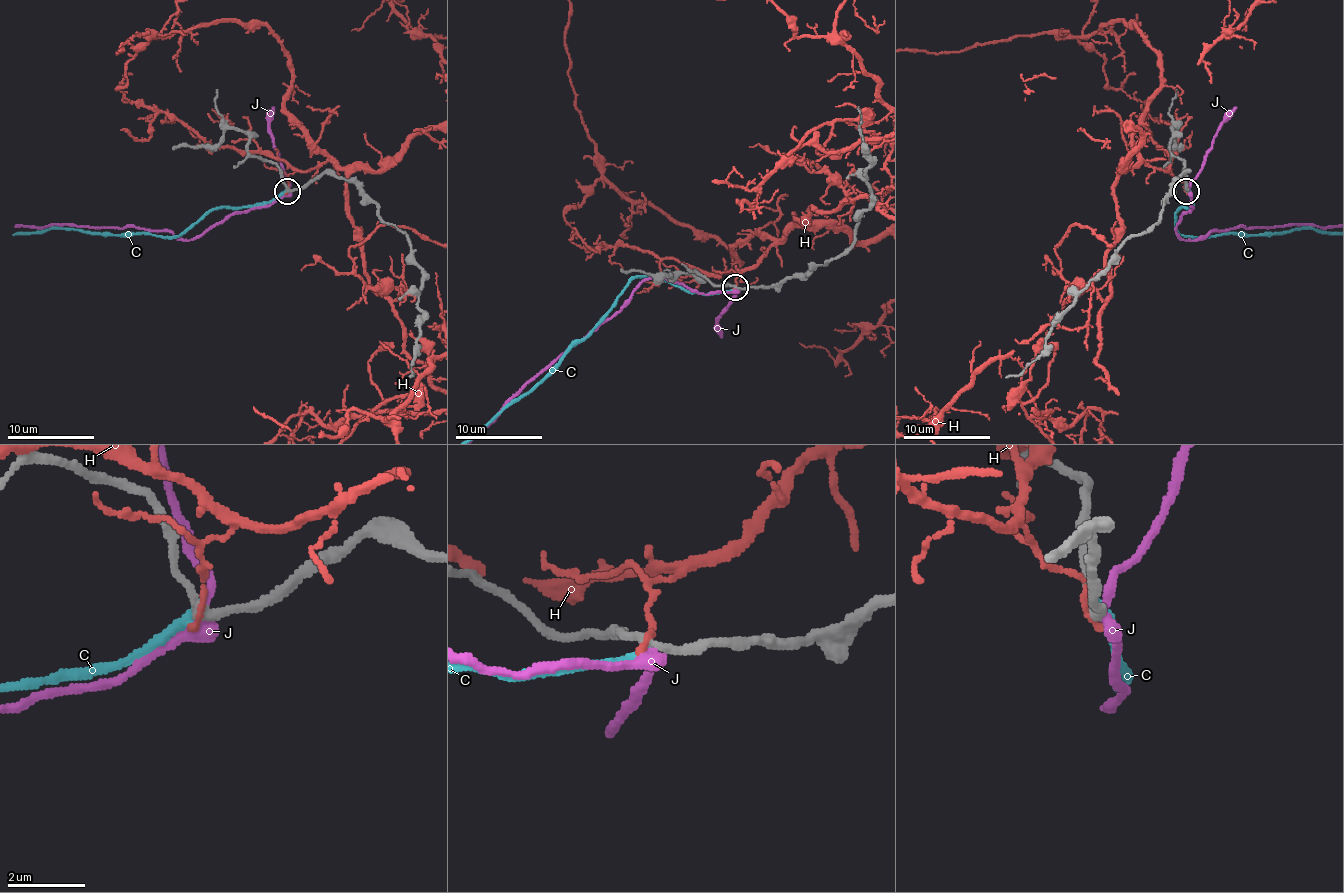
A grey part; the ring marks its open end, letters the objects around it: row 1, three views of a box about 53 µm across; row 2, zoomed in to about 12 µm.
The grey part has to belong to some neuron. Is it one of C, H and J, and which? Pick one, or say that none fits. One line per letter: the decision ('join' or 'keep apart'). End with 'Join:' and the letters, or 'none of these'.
C: keep apart
H: keep apart
J: keep apart
Join: none of these

